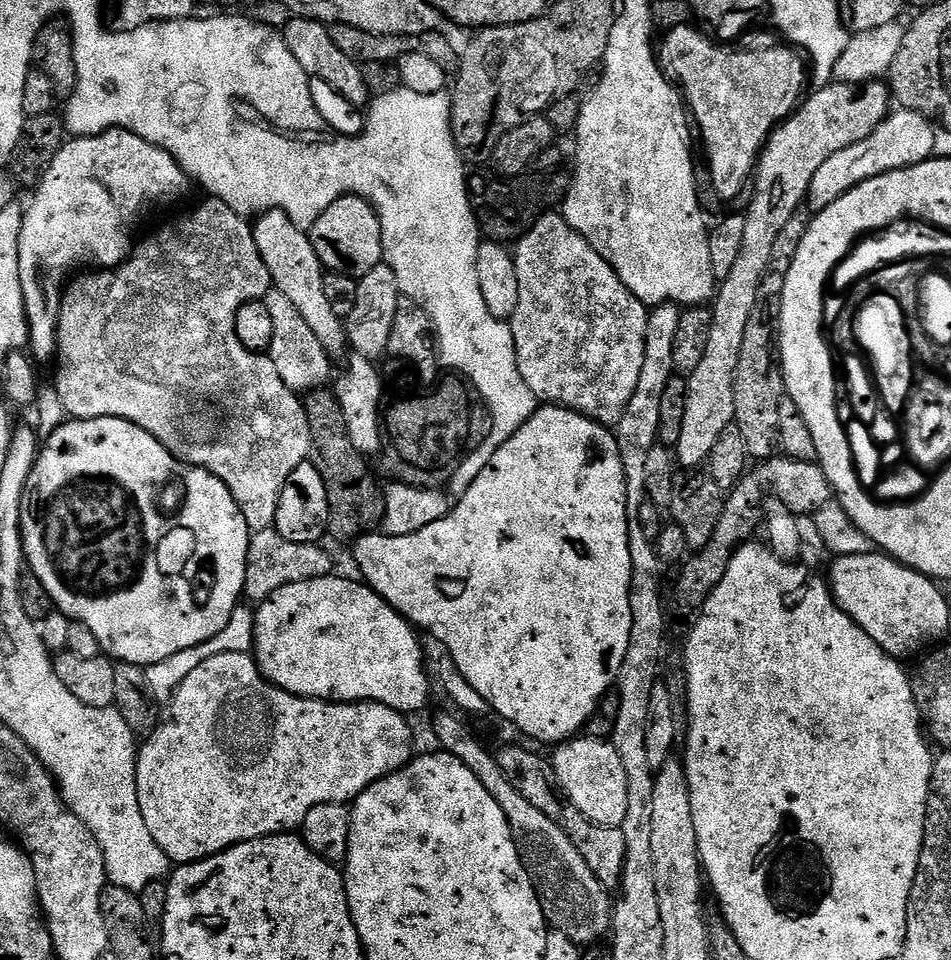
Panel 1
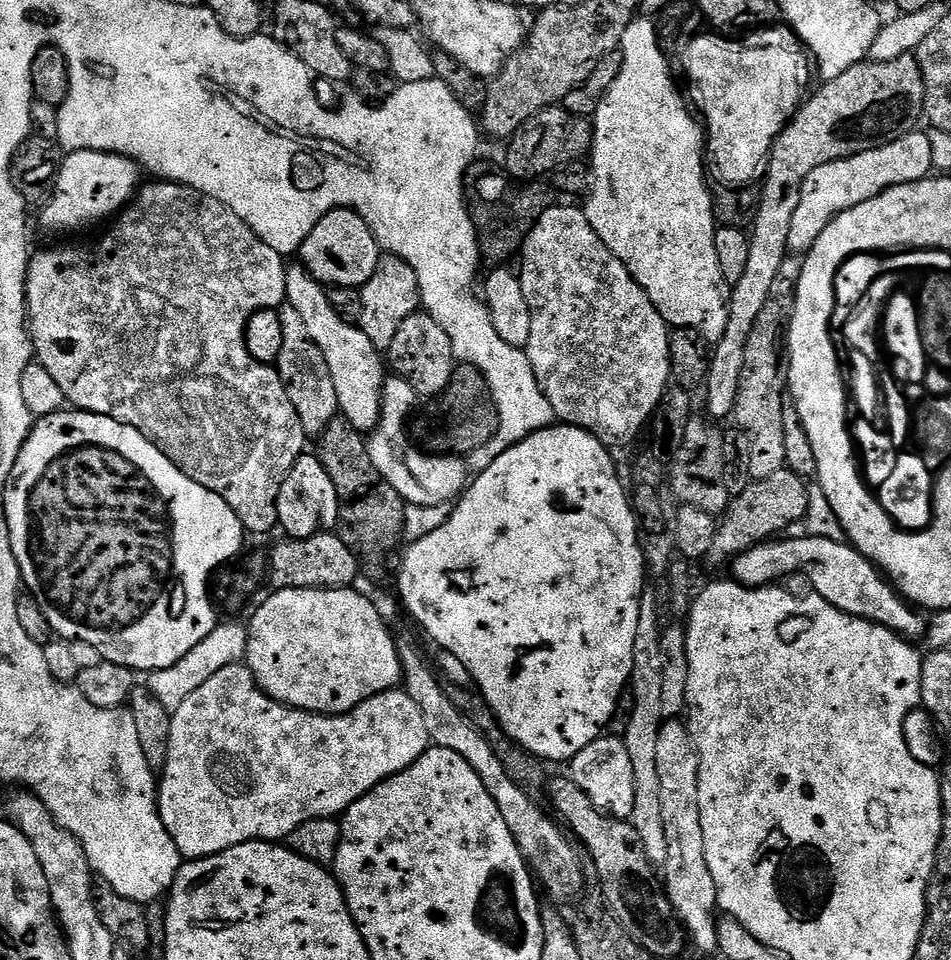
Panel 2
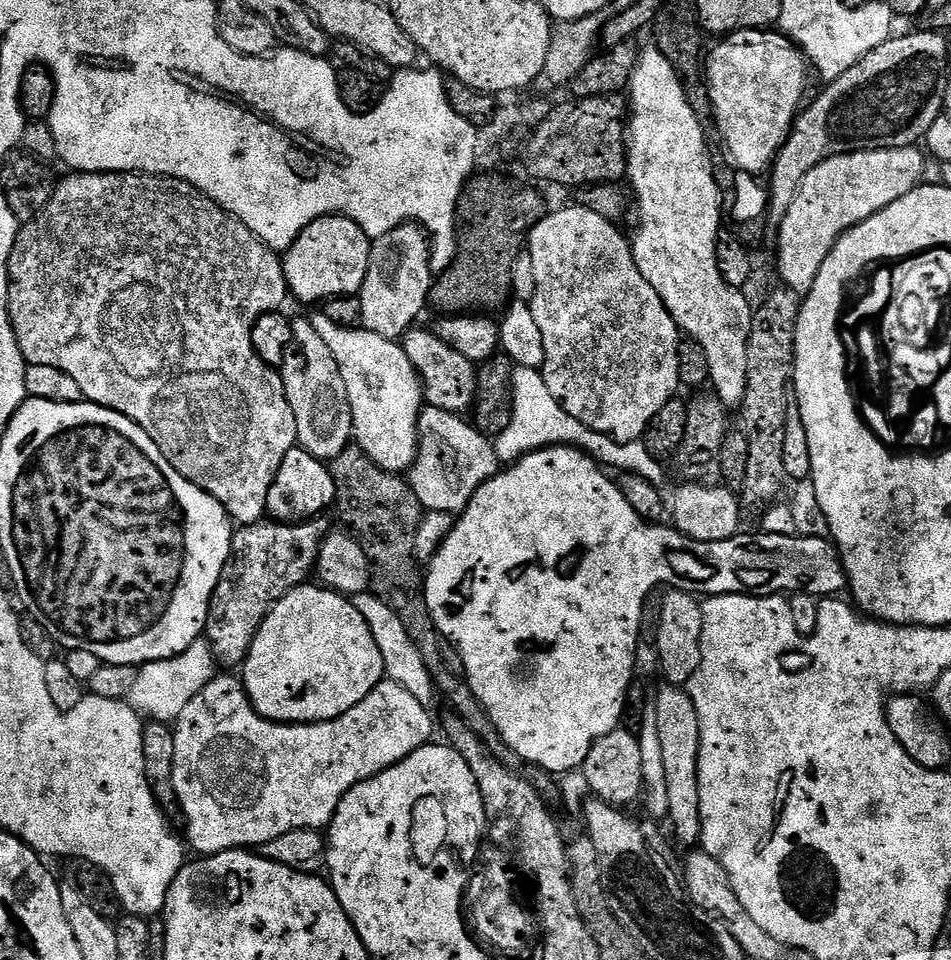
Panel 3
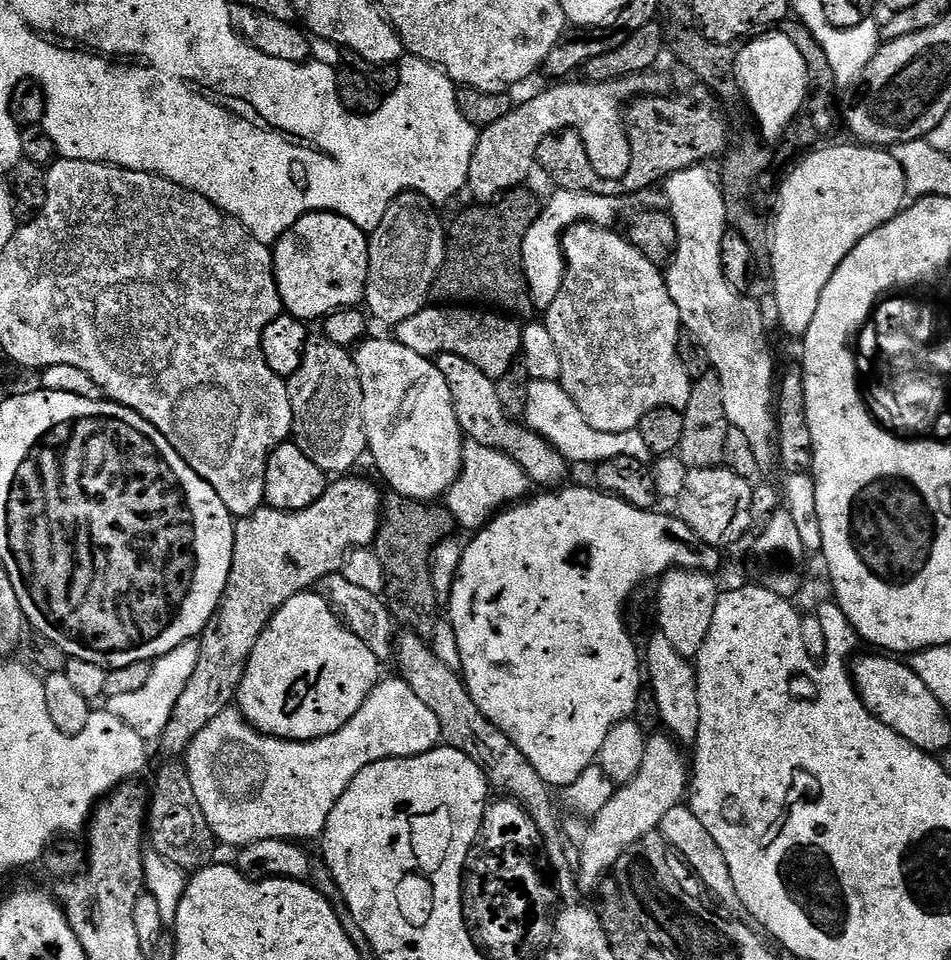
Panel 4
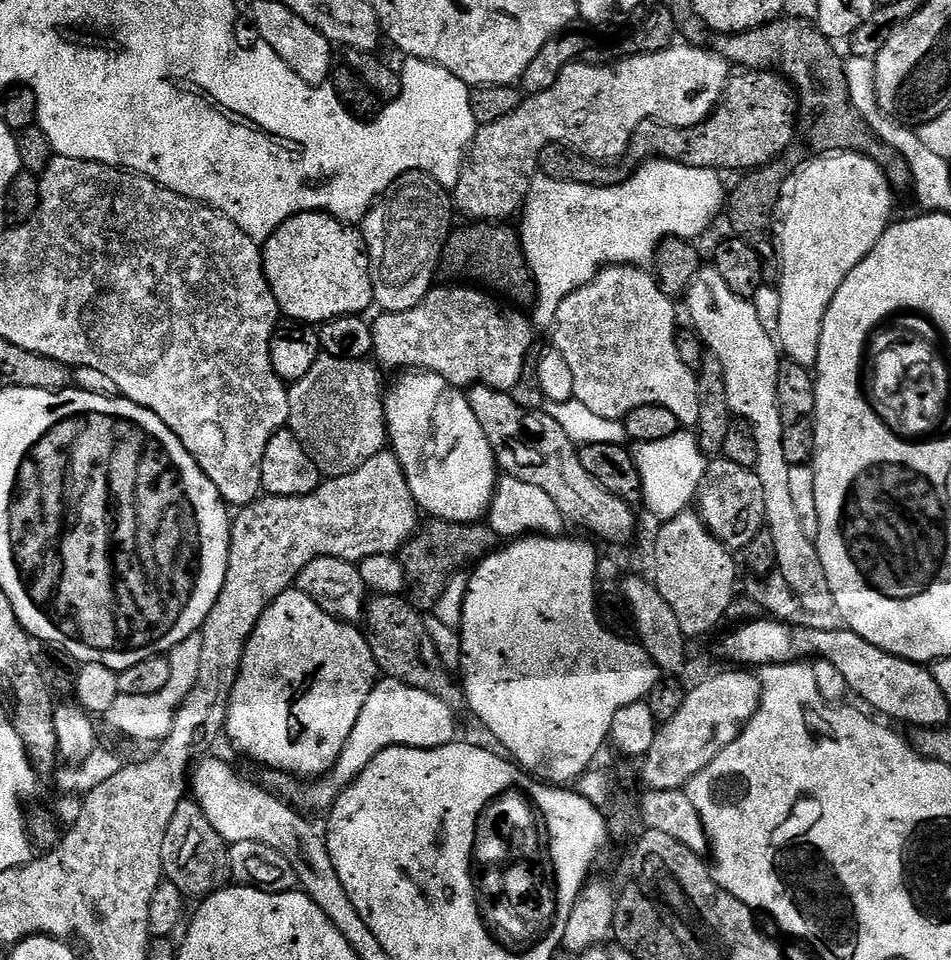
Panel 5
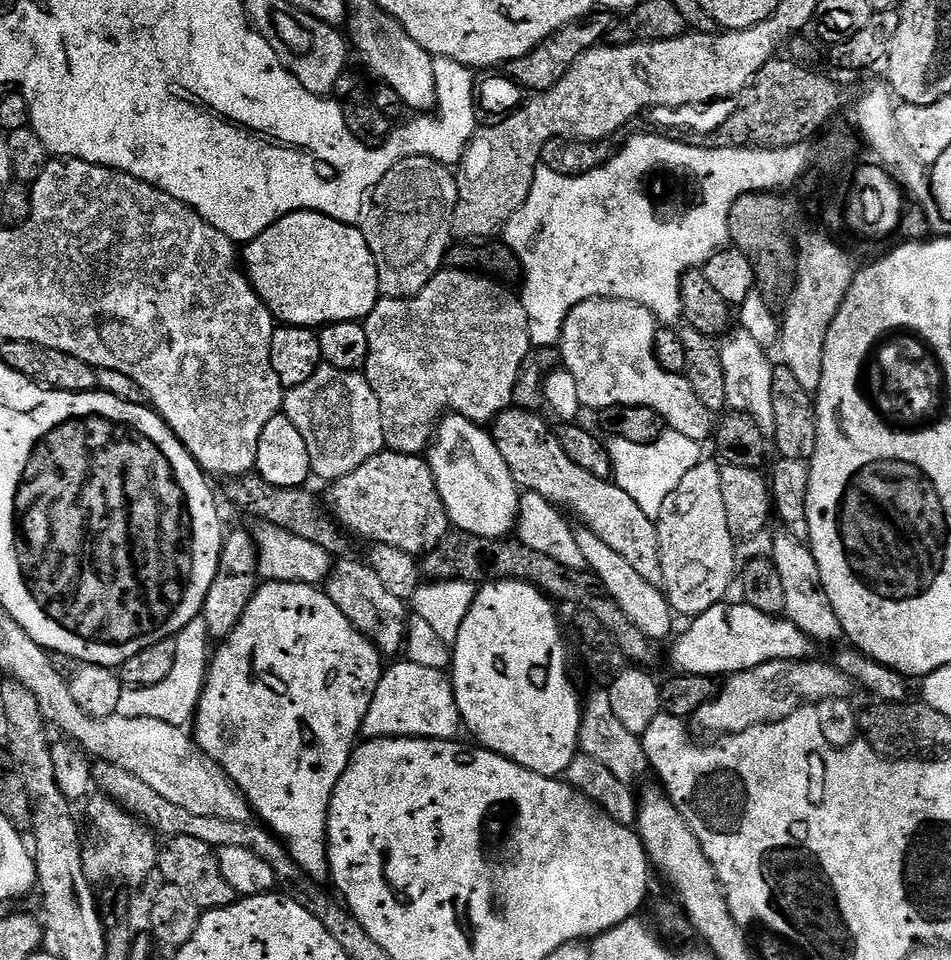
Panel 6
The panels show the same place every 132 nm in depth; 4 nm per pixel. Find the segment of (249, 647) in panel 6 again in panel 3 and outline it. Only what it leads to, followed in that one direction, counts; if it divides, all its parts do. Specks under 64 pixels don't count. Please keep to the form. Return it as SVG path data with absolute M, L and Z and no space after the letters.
M305 582L301 584L299 588L291 588L291 590L270 609L242 665L242 673L244 672L244 676L242 675L242 683L245 690L248 691L248 701L252 703L254 710L264 720L272 720L276 724L311 726L313 724L321 724L327 720L337 720L342 714L354 710L354 706L358 706L358 702L362 702L362 698L366 698L366 694L374 691L380 684L380 681L385 679L384 667L382 666L382 654L378 654L378 646L374 642L374 634L370 634L370 626L366 622L366 618L362 618L362 614L358 614L358 610L354 607L349 597L341 596L339 592L334 592L331 588L313 584L314 585L312 585L312 582Z

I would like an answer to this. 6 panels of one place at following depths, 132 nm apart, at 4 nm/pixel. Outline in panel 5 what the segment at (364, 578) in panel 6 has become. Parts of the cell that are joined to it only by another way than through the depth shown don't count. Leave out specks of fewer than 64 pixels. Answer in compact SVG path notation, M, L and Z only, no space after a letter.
M373 595L366 604L366 635L368 645L374 654L377 669L387 679L397 680L403 684L414 686L418 690L426 690L442 702L453 706L465 703L464 694L459 683L454 681L453 673L442 666L442 658L438 658L438 650L434 650L434 642L430 642L430 634L426 630L426 619L403 595Z

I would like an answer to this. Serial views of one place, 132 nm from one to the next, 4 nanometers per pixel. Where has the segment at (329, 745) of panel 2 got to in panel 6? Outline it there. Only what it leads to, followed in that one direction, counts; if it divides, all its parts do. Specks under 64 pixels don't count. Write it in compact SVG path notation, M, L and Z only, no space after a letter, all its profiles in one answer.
M407 662L396 664L393 668L385 667L378 690L370 702L362 732L370 740L383 740L385 736L456 740L462 732L462 721L449 673Z

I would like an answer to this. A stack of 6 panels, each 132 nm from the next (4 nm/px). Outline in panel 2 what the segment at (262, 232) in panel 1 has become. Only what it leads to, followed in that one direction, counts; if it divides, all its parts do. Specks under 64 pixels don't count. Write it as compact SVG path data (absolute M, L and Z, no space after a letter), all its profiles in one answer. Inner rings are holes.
M303 266L288 268L286 274L287 307L298 310L310 338L322 350L326 366L330 366L330 378L334 378L334 394L338 394L339 415L349 420L362 434L371 433L380 420L380 394L384 391L386 364L381 349L366 338L356 324L347 324L330 307L325 285L318 283ZM381 360L381 361L380 361Z

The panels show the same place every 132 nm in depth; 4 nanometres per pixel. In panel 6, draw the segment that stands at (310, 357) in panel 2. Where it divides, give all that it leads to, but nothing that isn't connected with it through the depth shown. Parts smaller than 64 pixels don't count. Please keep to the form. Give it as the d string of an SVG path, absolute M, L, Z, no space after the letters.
M324 364L302 386L285 391L282 412L298 426L298 434L306 441L313 477L321 476L327 482L341 480L385 451L382 410L363 372L347 372Z

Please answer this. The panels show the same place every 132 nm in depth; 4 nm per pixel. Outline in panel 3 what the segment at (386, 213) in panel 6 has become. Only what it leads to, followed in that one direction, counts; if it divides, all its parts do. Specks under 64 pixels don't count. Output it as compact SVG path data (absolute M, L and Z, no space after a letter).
M409 222L390 230L390 234L375 237L372 240L370 266L366 270L366 282L362 282L358 293L362 302L361 325L366 331L378 334L382 338L399 341L404 333L419 321L416 319L419 318L420 311L429 307L428 295L432 292L433 283L430 237L419 224Z

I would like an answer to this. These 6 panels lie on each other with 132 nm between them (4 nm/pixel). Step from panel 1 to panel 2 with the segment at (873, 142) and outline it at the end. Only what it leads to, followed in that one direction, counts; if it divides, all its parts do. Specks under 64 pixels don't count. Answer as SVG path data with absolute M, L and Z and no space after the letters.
M909 130L904 135L889 140L887 144L879 144L877 148L826 162L826 166L810 170L800 187L798 206L794 210L794 219L790 221L789 253L806 254L814 246L814 242L818 242L822 230L830 226L833 218L882 194L887 188L929 179L933 171L930 138L927 131L916 131Z

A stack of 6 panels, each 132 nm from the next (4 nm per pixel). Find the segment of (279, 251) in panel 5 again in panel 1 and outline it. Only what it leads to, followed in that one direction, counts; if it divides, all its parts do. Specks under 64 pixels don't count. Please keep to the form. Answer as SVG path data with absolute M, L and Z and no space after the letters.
M340 196L312 224L312 245L320 263L328 272L340 272L343 276L357 278L370 274L384 258L380 216L369 200L360 196Z

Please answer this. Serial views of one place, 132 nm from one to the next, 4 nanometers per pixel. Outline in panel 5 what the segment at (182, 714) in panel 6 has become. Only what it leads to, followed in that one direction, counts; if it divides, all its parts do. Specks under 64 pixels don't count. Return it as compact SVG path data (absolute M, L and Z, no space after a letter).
M199 634L186 638L174 646L168 661L170 662L170 682L158 690L158 694L149 696L119 696L114 698L114 706L106 714L108 724L116 732L129 736L132 740L167 740L170 726L174 726L174 714L182 706L186 694L194 690L194 682L198 682L198 665L202 659L202 638Z

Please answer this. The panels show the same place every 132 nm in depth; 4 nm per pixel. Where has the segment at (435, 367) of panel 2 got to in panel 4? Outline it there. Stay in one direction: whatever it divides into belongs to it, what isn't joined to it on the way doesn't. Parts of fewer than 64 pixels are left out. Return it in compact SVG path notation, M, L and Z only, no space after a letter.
M441 352L435 357L438 370L442 370L442 378L446 378L446 386L450 386L450 398L454 406L454 414L458 418L461 432L471 443L478 446L490 446L494 450L509 456L522 466L529 481L540 490L556 490L565 483L568 476L569 461L546 438L502 410L502 402L498 402L495 383L474 362L466 362L466 358L458 358L453 352Z

